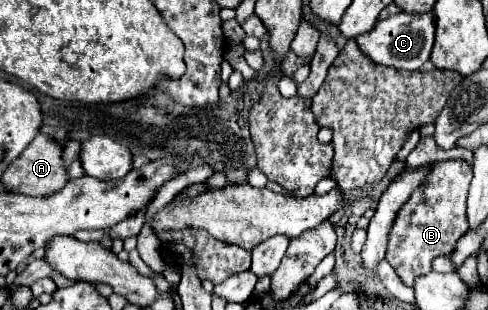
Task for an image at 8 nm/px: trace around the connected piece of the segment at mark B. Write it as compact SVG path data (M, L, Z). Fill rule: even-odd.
M464 160L438 162L398 210L388 236L386 260L406 286L414 288L414 280L432 270L432 260L436 256L450 256L456 242L468 232L466 196L470 180L472 168Z

